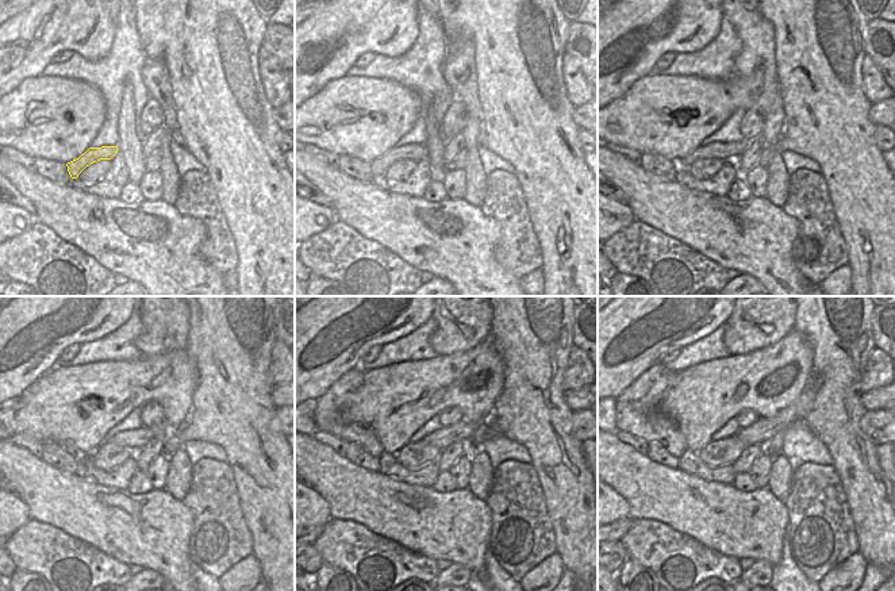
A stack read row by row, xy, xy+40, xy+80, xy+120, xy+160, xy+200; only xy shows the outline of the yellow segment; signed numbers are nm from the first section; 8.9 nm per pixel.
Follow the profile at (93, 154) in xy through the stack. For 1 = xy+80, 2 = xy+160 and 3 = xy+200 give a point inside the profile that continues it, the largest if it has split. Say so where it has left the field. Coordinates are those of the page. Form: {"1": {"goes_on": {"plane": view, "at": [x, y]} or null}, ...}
{"1": {"goes_on": {"plane": "xy+80", "at": [723, 150]}}, "2": {"goes_on": {"plane": "xy+160", "at": [463, 430]}}, "3": {"goes_on": {"plane": "xy+200", "at": [764, 429]}}}

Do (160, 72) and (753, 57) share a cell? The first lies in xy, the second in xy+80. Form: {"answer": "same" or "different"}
{"answer": "same"}

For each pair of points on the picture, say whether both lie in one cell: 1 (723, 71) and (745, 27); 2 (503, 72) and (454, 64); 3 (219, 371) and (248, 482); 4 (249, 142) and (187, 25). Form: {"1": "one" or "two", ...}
{"1": "two", "2": "two", "3": "one", "4": "one"}

